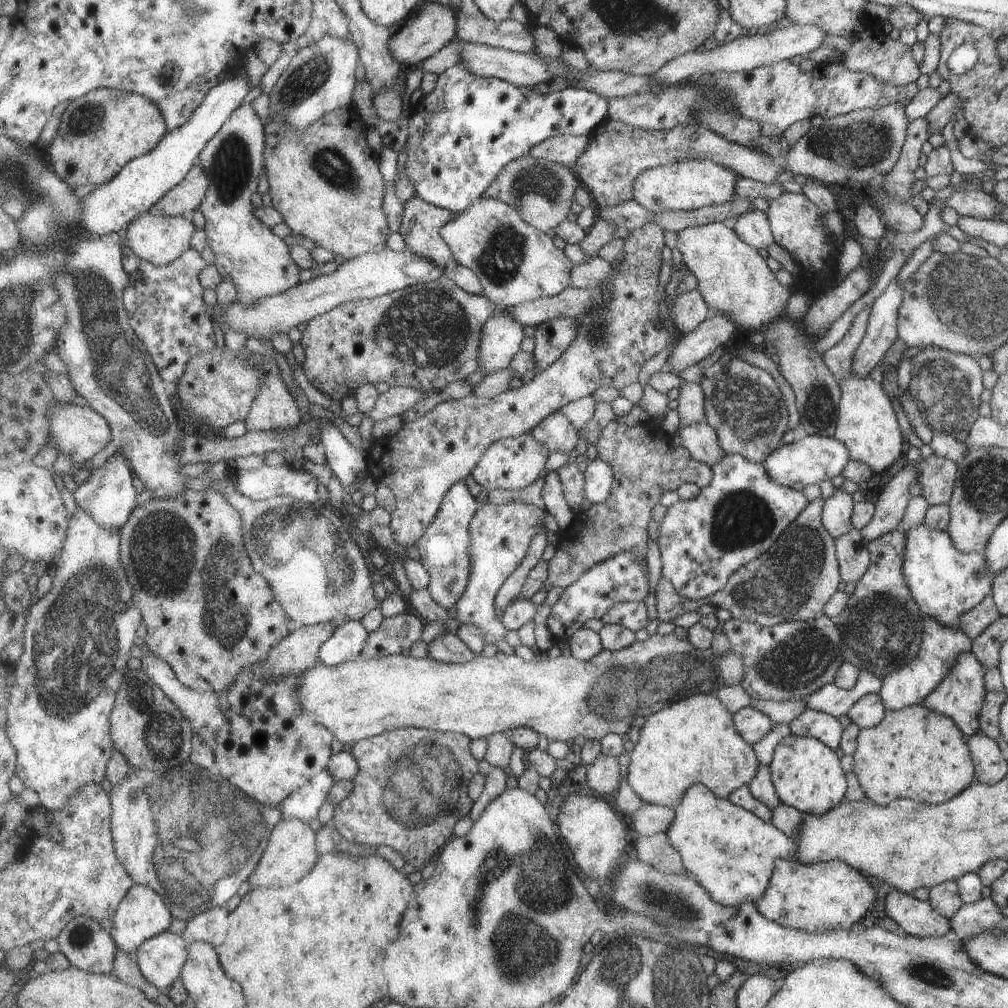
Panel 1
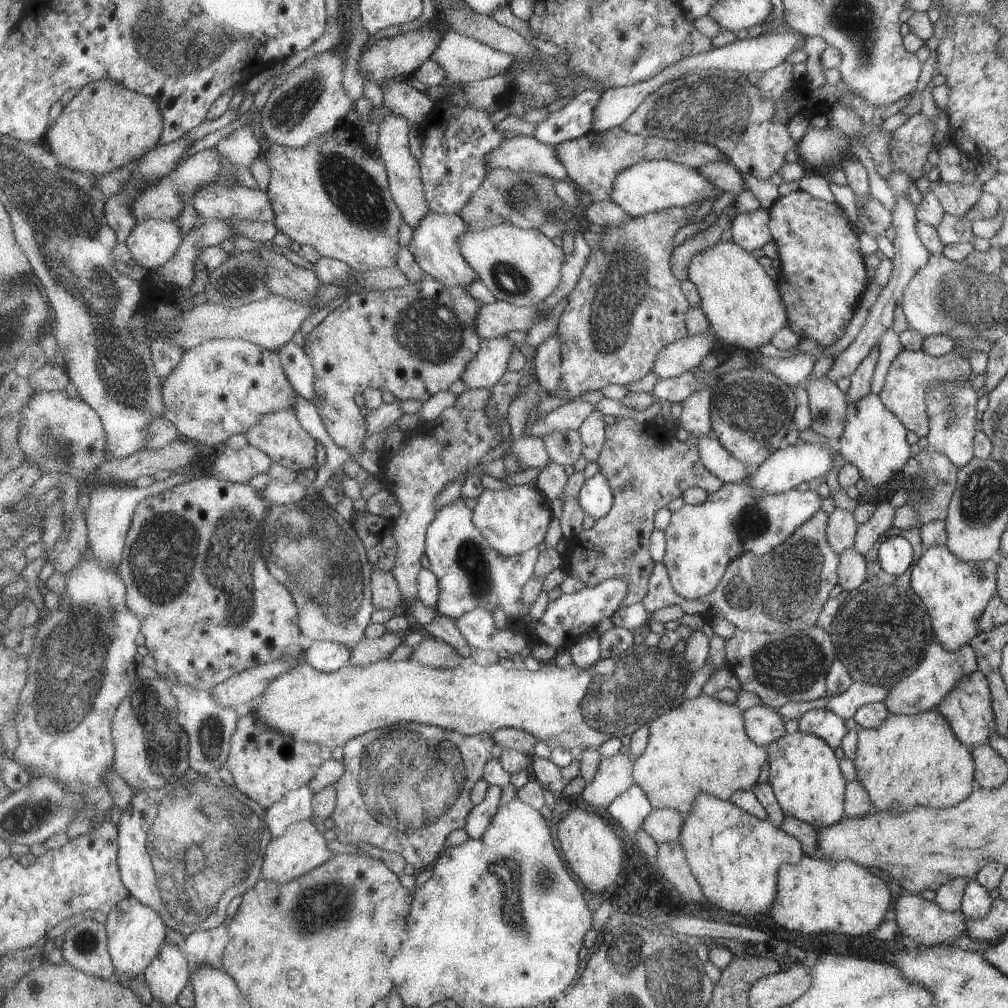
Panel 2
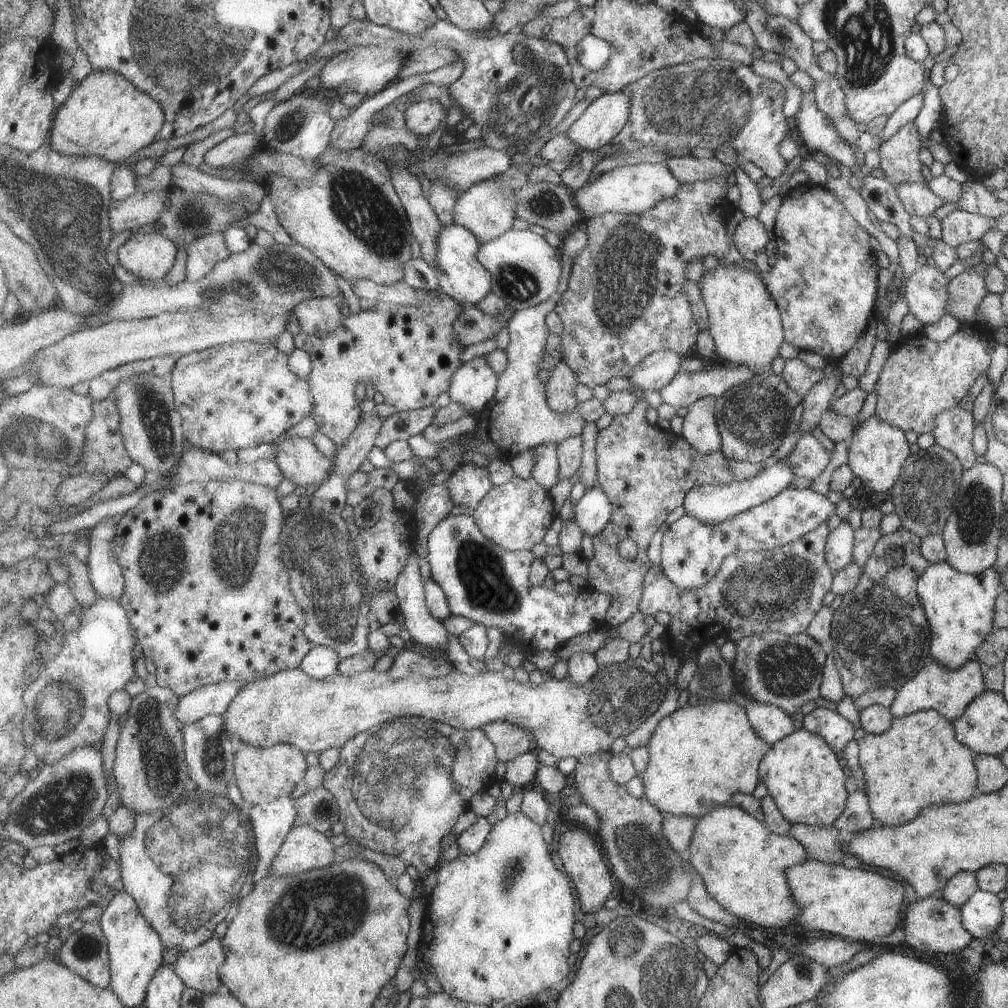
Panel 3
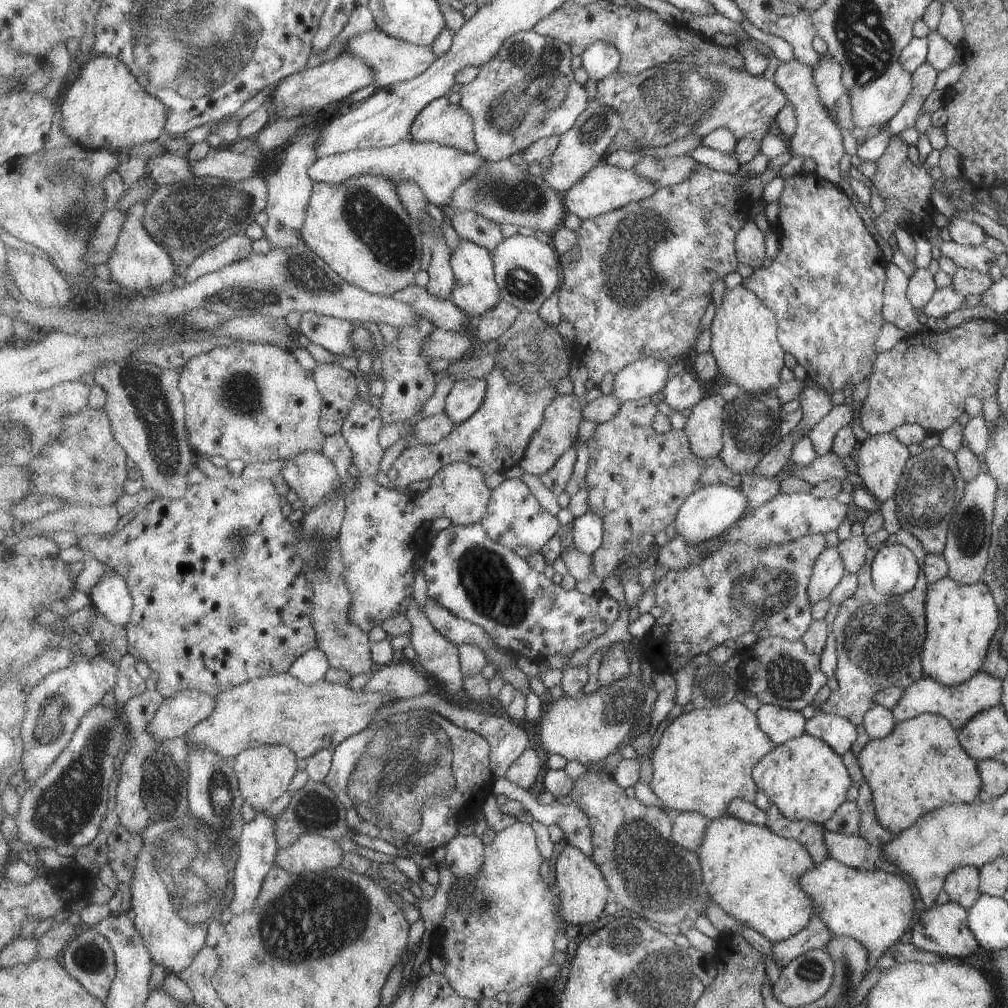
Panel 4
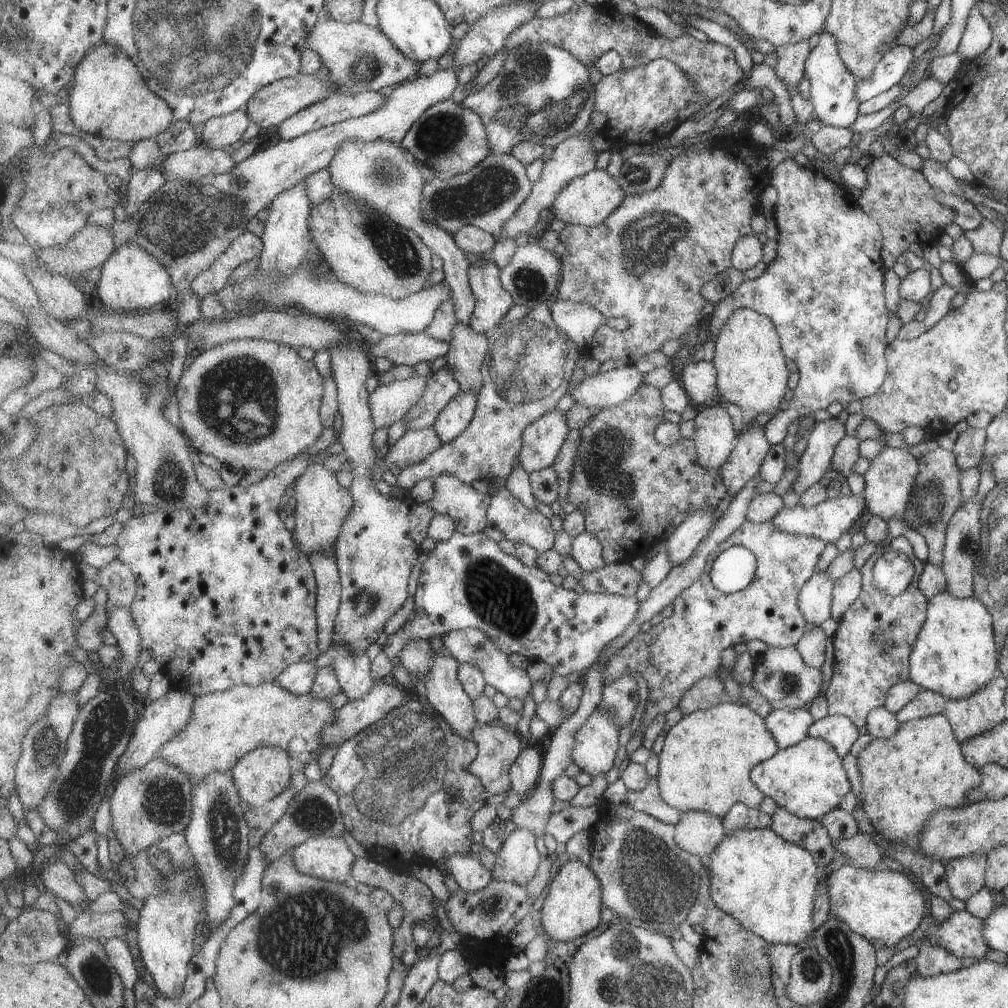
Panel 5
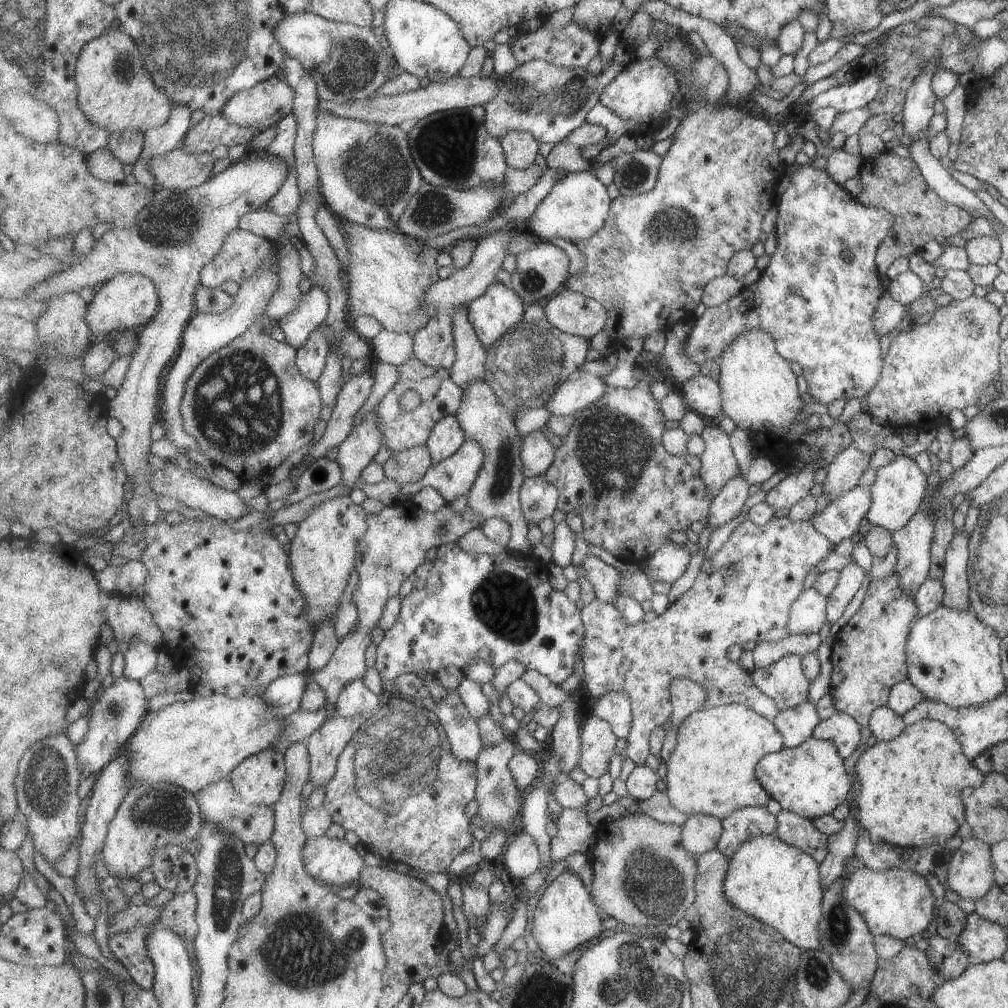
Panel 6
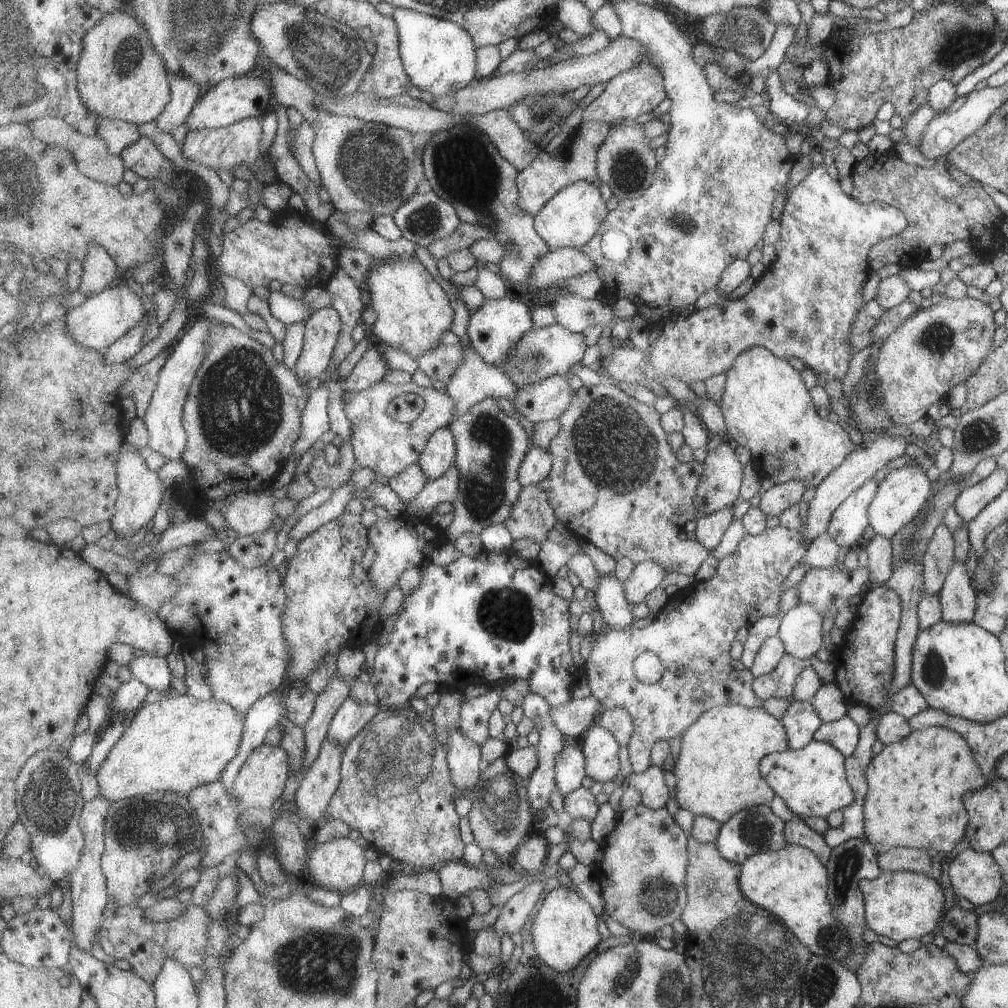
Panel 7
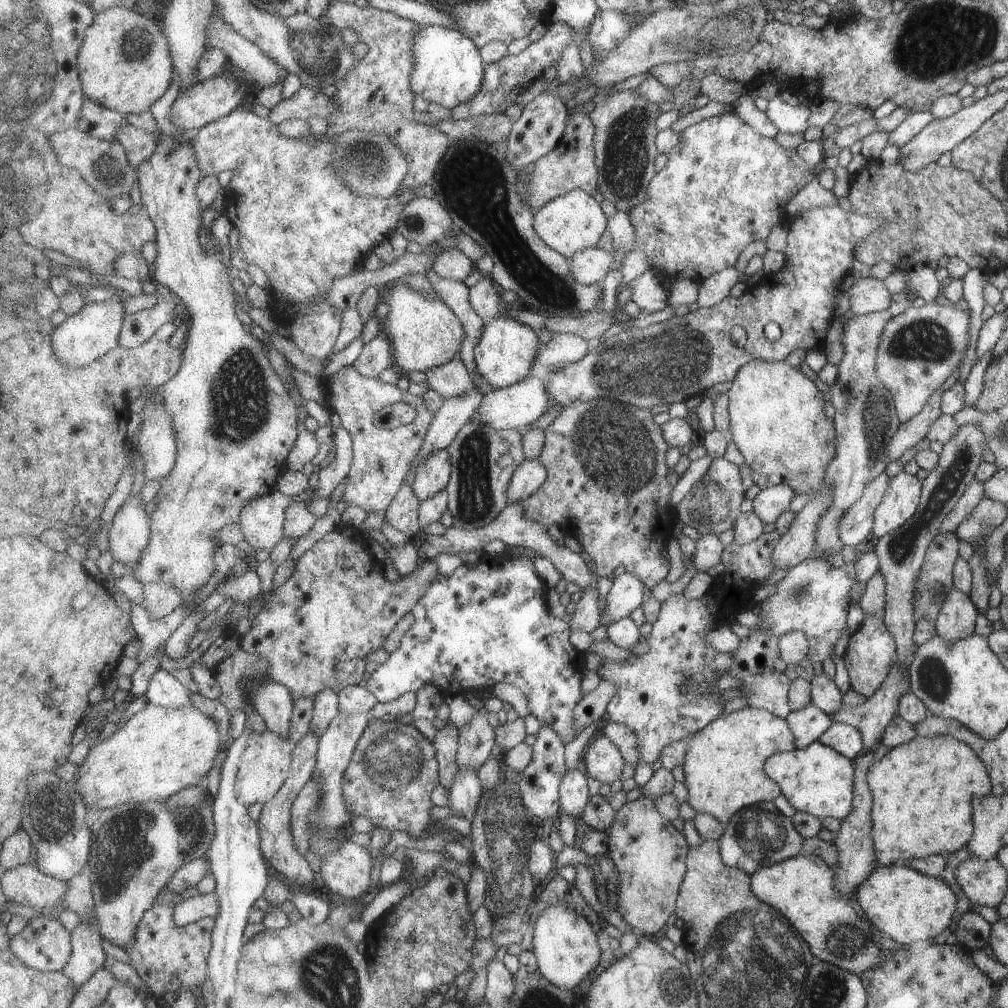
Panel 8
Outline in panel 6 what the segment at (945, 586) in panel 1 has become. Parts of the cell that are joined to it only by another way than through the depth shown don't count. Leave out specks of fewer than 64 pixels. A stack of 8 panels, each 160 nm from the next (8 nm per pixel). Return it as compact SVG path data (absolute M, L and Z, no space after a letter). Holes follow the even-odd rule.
M939 604L916 618L908 633L906 679L924 699L951 707L989 703L1004 692L1007 682L1000 665L1000 638L975 613Z

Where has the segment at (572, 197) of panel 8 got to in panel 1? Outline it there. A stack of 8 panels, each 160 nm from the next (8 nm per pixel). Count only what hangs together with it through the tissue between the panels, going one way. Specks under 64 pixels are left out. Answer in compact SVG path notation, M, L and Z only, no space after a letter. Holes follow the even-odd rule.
M684 160L644 170L634 182L634 199L652 213L694 211L707 205L728 203L736 194L740 176L713 161Z

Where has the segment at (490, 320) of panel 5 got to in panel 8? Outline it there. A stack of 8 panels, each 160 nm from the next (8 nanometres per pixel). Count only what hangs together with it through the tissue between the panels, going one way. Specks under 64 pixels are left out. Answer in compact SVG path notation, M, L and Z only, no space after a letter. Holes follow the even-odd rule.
M501 312L488 322L479 344L475 347L477 372L493 389L516 385L536 373L534 363L540 346L540 335L529 325L521 324L517 319L509 317L506 312Z

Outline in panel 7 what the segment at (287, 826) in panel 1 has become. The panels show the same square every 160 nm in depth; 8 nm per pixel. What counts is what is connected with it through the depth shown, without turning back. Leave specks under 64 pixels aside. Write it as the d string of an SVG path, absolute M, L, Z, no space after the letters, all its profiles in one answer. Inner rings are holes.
M345 837L323 844L315 843L312 847L313 850L308 853L308 865L304 873L308 883L342 893L356 889L363 883L368 861L365 850L355 840Z

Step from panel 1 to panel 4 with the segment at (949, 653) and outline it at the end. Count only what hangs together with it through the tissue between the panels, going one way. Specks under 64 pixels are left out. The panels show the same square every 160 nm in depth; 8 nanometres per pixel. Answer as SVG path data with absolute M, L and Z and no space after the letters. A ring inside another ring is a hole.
M978 671L972 679L965 680L962 684L955 684L955 686L945 686L940 681L933 680L931 676L923 674L916 683L909 684L909 687L903 689L901 698L897 700L897 704L890 712L896 722L913 719L924 713L935 714L951 722L952 728L958 732L959 728L964 727L970 719L973 719L973 716L985 711L985 708L1000 704L1002 694L1003 682L981 671Z

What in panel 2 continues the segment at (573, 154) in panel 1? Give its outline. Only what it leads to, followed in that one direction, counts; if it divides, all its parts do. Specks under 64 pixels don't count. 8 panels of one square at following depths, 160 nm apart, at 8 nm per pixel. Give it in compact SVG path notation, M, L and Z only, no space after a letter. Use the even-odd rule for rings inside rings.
M525 135L512 137L501 143L501 146L488 156L488 169L531 171L556 181L565 180L568 176L568 170L560 161L553 145Z

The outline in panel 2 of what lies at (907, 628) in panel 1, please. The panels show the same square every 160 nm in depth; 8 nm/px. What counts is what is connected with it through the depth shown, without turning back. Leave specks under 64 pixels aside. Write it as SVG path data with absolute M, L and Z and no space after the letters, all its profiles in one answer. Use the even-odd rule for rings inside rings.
M886 528L880 540L864 554L867 560L864 582L847 591L828 630L836 650L835 658L847 669L852 682L888 688L915 670L933 641L931 617L924 601L913 592L910 569L899 576L891 576L878 565L880 541L894 536L902 536L912 546L913 562L924 553L919 528Z

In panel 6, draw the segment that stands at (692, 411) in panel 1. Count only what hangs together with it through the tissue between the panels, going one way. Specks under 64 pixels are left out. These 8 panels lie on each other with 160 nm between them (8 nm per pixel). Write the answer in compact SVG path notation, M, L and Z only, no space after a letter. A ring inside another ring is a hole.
M717 421L707 422L702 438L705 440L706 450L705 454L700 457L701 476L709 486L709 490L713 492L713 496L717 497L719 492L727 486L729 480L739 474L740 465L735 458L729 434L725 434L717 426Z

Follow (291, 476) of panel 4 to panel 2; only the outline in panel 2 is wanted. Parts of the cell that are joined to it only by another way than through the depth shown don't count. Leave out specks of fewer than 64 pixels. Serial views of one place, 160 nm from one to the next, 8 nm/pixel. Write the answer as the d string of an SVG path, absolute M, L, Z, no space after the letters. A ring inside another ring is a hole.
M283 409L279 413L265 415L247 434L249 442L271 456L275 463L297 472L313 469L317 462L315 440L301 424L295 409Z

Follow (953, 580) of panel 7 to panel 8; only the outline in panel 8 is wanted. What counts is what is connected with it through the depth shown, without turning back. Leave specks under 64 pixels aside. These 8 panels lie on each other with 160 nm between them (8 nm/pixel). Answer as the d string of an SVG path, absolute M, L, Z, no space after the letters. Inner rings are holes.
M953 588L943 598L943 606L938 610L933 622L936 634L948 641L971 635L978 612L969 596Z

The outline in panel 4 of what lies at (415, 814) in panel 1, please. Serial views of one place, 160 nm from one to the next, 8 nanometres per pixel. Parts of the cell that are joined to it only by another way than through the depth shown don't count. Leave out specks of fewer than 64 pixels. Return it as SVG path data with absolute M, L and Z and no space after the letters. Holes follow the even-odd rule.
M411 710L379 720L345 740L334 750L331 772L324 783L348 808L352 830L421 854L446 846L458 836L457 826L483 811L497 780L492 770L492 752L492 745L481 734L460 728L437 712Z

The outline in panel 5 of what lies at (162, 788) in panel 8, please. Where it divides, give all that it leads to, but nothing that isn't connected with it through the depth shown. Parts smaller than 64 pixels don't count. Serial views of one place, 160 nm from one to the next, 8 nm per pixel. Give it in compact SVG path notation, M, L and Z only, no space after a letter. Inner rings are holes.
M273 680L259 686L243 684L226 692L213 692L197 697L191 722L175 734L165 746L161 746L156 756L163 756L165 760L169 760L169 764L181 768L185 774L191 776L194 783L207 778L213 772L232 771L237 762L244 759L249 752L267 746L285 748L294 763L304 768L319 758L324 748L323 731L337 720L337 709L331 705L329 699L317 698L313 696L313 692L307 692L305 695L293 694Z

